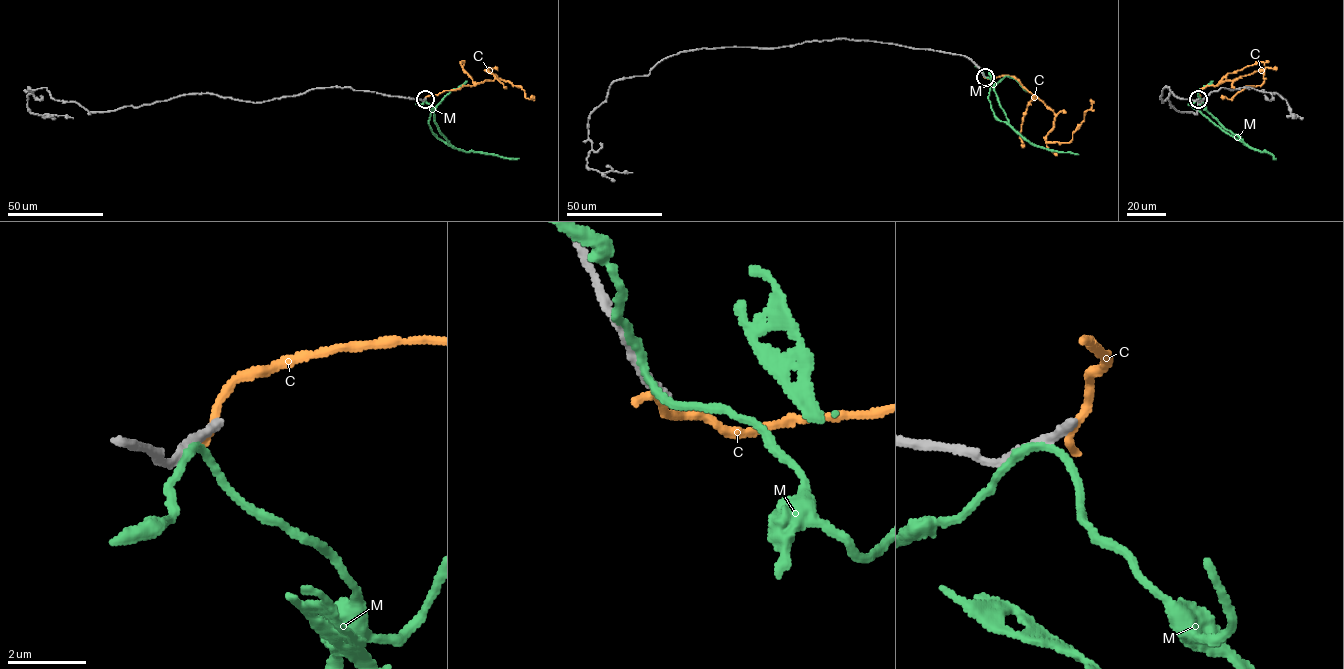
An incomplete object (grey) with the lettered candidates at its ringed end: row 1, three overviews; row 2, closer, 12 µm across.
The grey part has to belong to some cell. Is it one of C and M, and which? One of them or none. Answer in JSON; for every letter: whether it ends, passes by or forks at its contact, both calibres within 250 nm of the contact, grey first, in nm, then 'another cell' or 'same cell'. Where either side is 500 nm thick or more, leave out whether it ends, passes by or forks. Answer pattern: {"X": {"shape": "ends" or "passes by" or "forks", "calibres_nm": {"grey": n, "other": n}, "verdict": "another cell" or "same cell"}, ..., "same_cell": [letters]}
{"C": {"shape": "ends", "calibres_nm": {"grey": 280, "other": 280}, "verdict": "another cell"}, "M": {"shape": "passes by", "calibres_nm": {"grey": 200, "other": 200}, "verdict": "another cell"}, "same_cell": []}

